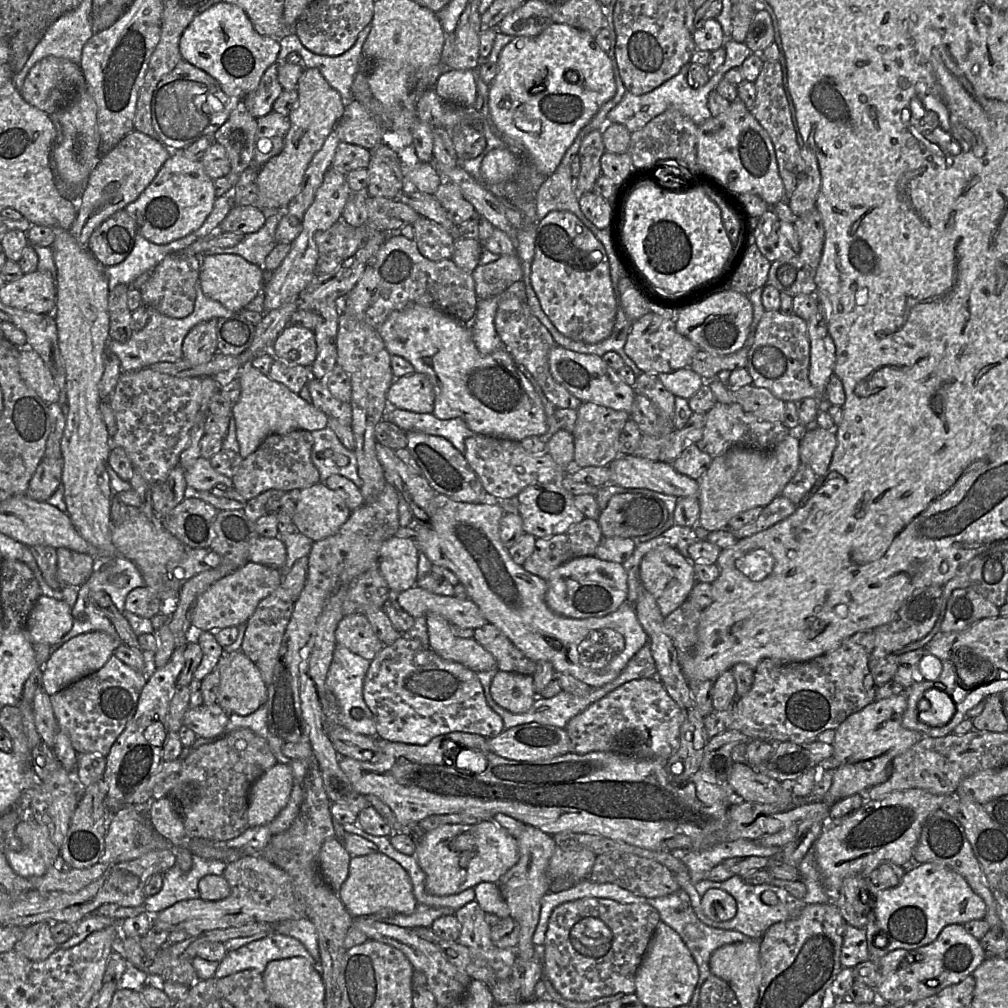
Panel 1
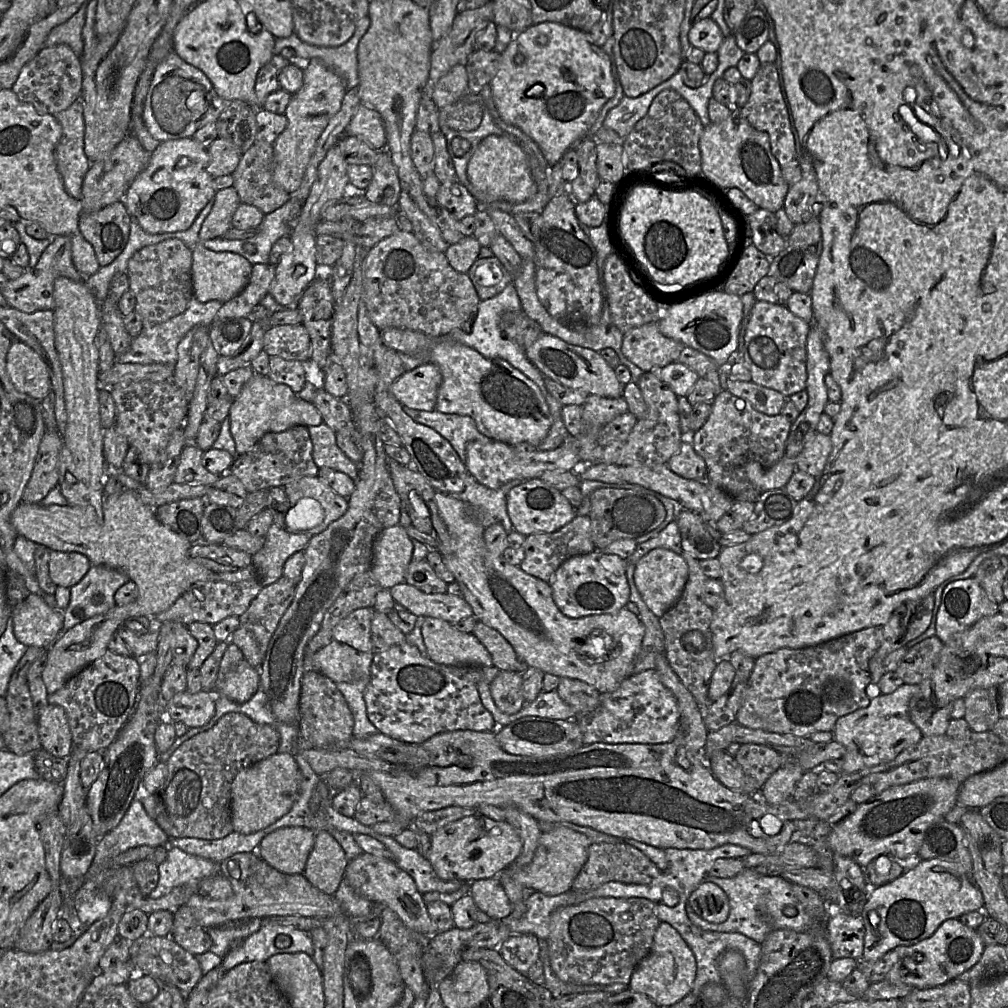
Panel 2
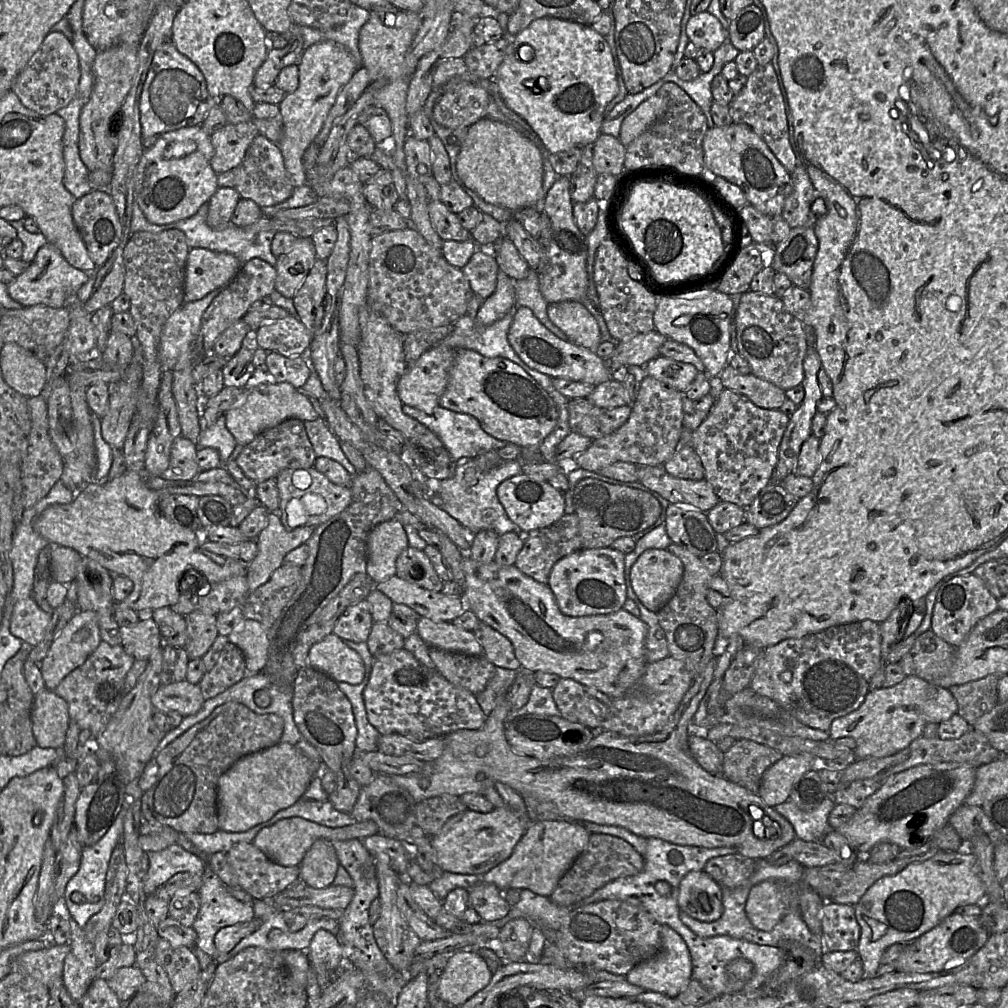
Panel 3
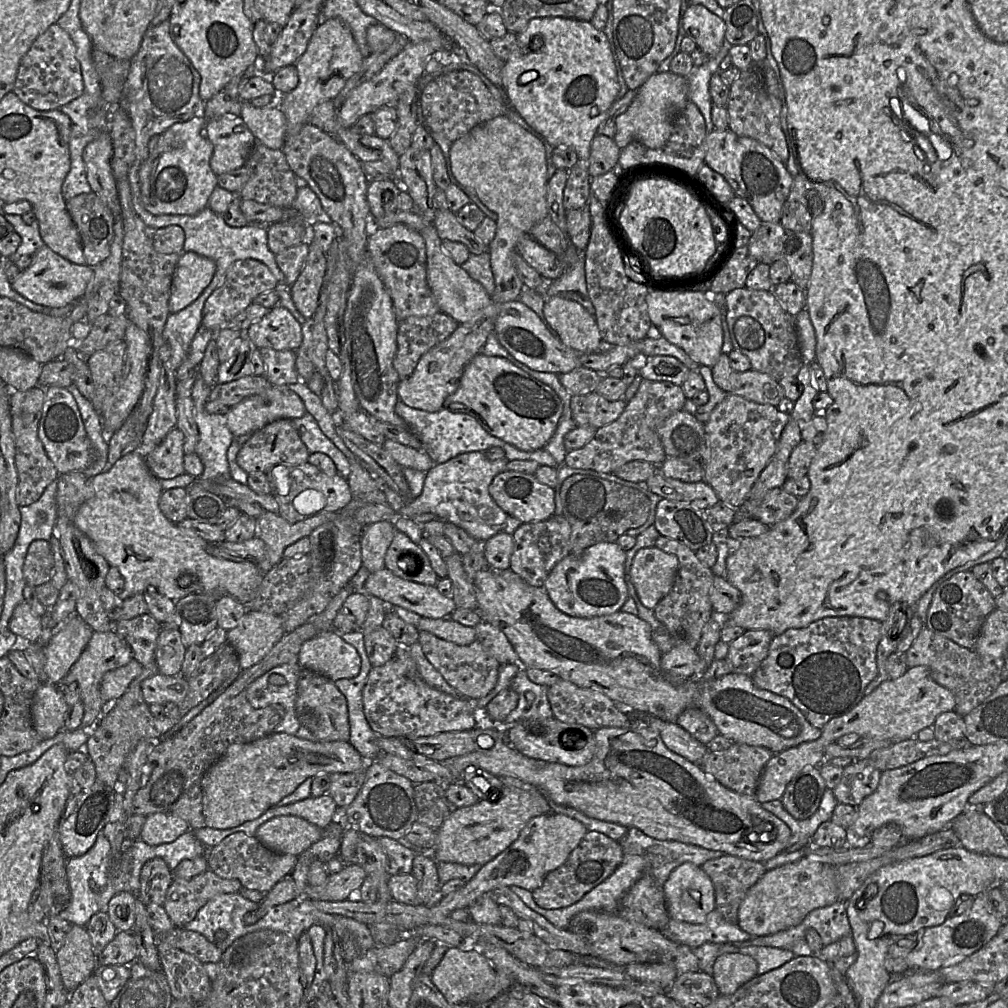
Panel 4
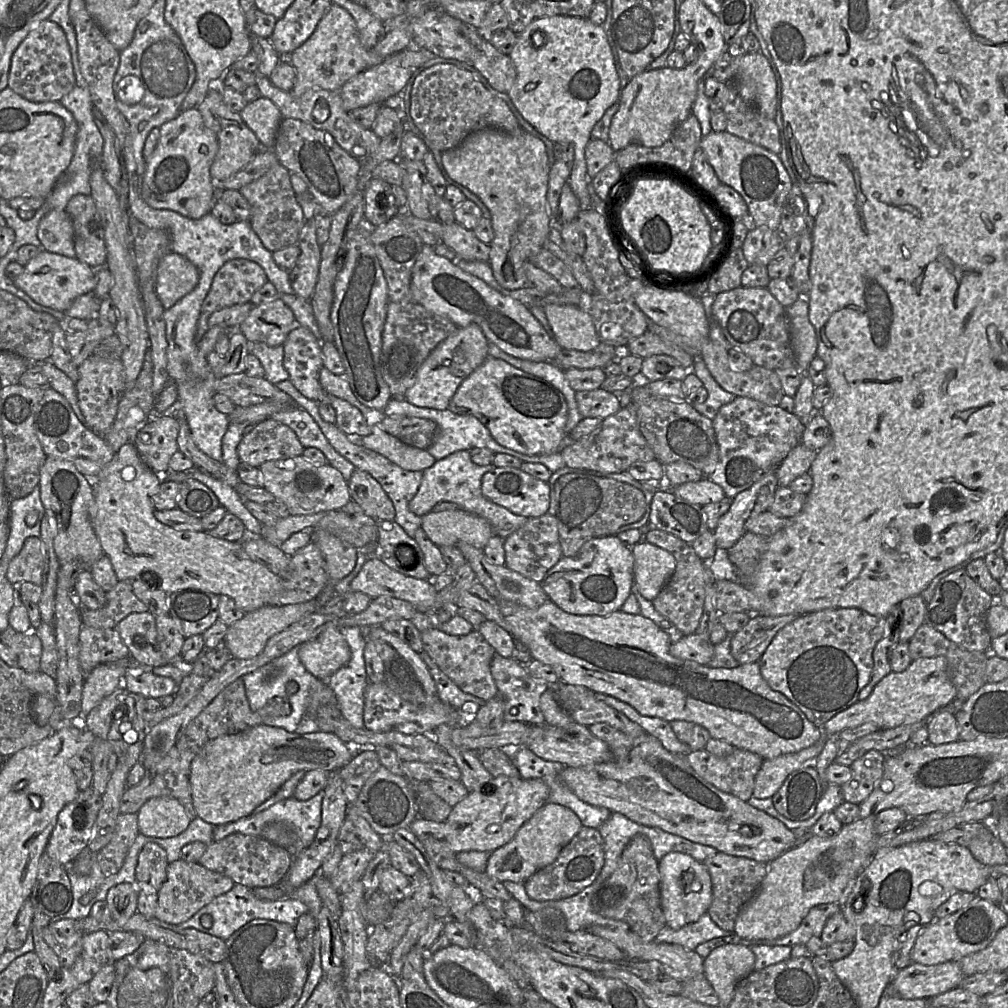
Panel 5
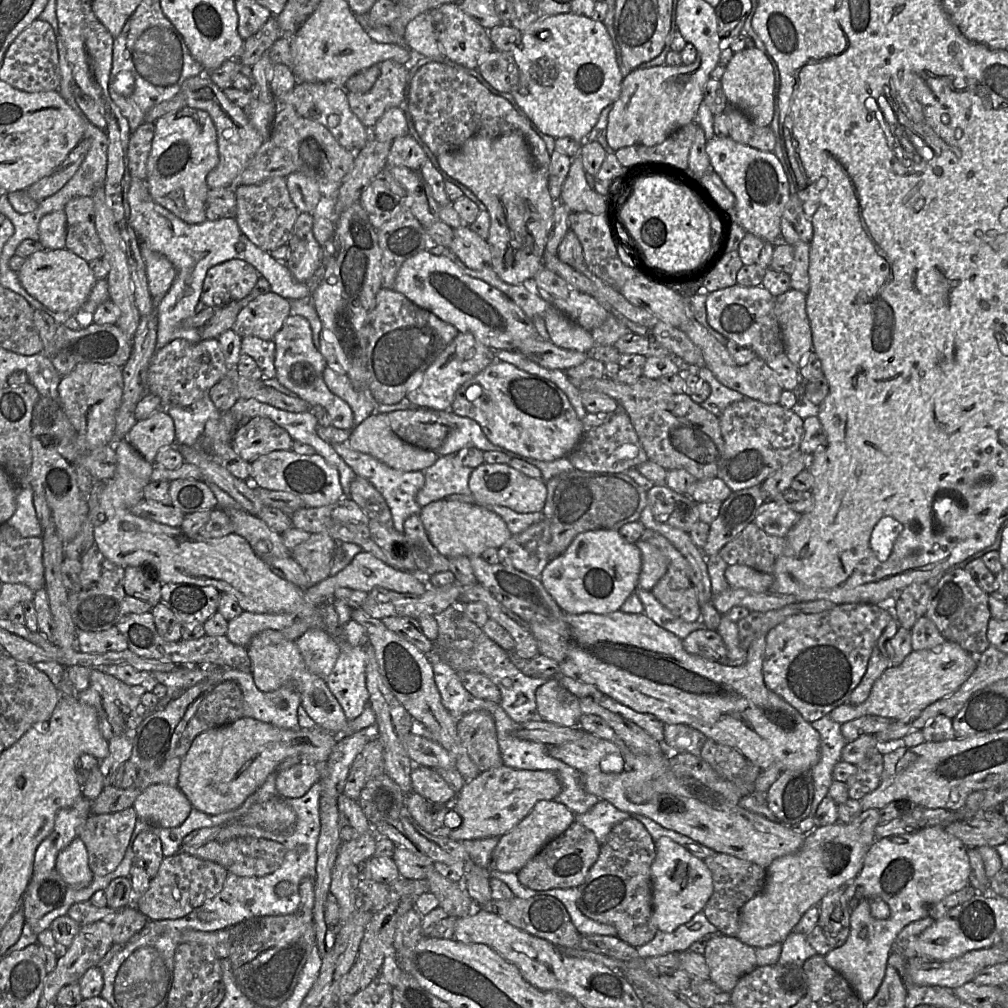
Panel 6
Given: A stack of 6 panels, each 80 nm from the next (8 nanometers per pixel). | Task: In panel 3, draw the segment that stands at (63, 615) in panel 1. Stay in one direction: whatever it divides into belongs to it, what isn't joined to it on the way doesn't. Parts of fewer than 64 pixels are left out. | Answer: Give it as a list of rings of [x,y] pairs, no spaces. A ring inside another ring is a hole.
[[[32,597],[17,601],[13,606],[10,632],[30,647],[44,638],[51,622],[51,614],[43,611]]]

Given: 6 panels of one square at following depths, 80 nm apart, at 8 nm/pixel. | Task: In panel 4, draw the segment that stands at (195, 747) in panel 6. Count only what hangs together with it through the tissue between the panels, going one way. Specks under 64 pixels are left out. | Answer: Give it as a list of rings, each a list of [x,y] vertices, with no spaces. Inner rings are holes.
[[[275,731],[250,743],[232,744],[202,779],[203,816],[206,826],[222,830],[240,826],[247,821],[257,819],[268,809],[278,806],[284,797],[293,793],[306,779],[321,773],[361,771],[365,769],[367,762],[348,741],[308,740]]]

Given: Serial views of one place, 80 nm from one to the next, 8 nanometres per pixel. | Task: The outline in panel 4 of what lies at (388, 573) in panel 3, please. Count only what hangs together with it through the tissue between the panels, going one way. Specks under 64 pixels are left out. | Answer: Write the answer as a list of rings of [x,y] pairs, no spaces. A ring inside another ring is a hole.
[[[380,521],[364,528],[361,536],[362,561],[370,573],[385,568],[385,555],[396,531],[391,521]]]

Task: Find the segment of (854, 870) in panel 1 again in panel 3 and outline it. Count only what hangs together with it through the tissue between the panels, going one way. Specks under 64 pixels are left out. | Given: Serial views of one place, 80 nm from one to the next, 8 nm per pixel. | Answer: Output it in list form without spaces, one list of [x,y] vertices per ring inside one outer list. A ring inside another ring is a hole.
[[[943,762],[891,775],[847,823],[835,830],[848,840],[855,853],[870,852],[882,842],[895,844],[900,850],[919,847],[948,824],[949,817],[963,805],[974,786],[975,774],[975,768]]]

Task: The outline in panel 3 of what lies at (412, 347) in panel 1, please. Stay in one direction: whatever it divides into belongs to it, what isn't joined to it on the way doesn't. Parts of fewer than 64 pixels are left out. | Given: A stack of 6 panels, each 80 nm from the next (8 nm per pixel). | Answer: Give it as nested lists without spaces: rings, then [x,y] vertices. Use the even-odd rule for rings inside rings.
[[[470,349],[457,350],[439,406],[473,416],[490,436],[523,449],[538,450],[558,419],[553,399],[519,365],[503,357],[484,357]]]

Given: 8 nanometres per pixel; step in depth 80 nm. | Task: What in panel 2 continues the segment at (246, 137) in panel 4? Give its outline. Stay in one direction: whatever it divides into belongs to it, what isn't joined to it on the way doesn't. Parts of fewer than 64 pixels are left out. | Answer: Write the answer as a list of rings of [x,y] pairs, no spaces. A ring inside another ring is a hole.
[[[217,137],[208,147],[208,173],[214,177],[232,175],[244,153],[232,142]]]

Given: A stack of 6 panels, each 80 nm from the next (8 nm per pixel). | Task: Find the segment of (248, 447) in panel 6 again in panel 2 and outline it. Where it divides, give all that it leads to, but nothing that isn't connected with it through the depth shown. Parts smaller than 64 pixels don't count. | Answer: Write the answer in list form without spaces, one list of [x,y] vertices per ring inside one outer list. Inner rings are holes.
[[[297,425],[283,432],[268,432],[246,453],[239,455],[230,474],[243,484],[248,493],[282,487],[302,476],[318,476],[313,460],[313,445],[306,426]]]

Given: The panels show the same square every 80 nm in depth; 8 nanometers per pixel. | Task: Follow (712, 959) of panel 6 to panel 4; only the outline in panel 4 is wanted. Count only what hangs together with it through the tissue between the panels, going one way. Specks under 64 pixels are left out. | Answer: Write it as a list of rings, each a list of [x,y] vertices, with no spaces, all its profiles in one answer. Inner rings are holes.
[[[726,953],[719,956],[714,965],[712,977],[719,995],[731,995],[757,975],[757,963],[748,955]]]

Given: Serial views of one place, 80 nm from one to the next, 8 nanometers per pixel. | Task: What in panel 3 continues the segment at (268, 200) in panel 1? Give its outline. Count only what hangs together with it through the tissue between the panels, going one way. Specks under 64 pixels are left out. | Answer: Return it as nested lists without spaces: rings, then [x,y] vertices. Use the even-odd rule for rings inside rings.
[[[330,40],[309,46],[297,66],[299,86],[294,92],[286,94],[278,105],[283,131],[277,145],[294,187],[301,187],[307,183],[302,163],[303,154],[322,130],[338,93],[350,81],[358,67],[343,45]]]

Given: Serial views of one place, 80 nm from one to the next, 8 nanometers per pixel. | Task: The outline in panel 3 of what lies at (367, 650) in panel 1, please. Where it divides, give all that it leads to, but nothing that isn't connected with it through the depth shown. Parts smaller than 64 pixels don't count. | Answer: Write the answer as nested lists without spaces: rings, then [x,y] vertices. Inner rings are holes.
[[[363,600],[346,609],[337,620],[333,633],[343,641],[367,642],[373,623],[370,604]]]

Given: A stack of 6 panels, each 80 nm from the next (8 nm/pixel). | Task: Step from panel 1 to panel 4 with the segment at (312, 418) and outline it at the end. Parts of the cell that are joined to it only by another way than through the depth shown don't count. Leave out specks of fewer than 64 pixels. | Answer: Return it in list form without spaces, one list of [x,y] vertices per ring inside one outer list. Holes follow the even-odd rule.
[[[272,385],[264,392],[245,398],[226,414],[234,437],[252,434],[278,419],[295,419],[307,413],[302,399],[287,385]]]

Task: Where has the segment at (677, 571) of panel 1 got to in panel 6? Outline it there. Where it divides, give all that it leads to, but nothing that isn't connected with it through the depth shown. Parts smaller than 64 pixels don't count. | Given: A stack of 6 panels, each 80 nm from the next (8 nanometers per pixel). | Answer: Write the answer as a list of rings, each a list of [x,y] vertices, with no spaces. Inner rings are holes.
[[[638,540],[635,545],[642,556],[642,568],[639,575],[638,587],[652,591],[656,583],[665,575],[668,569],[666,556],[654,545]]]

